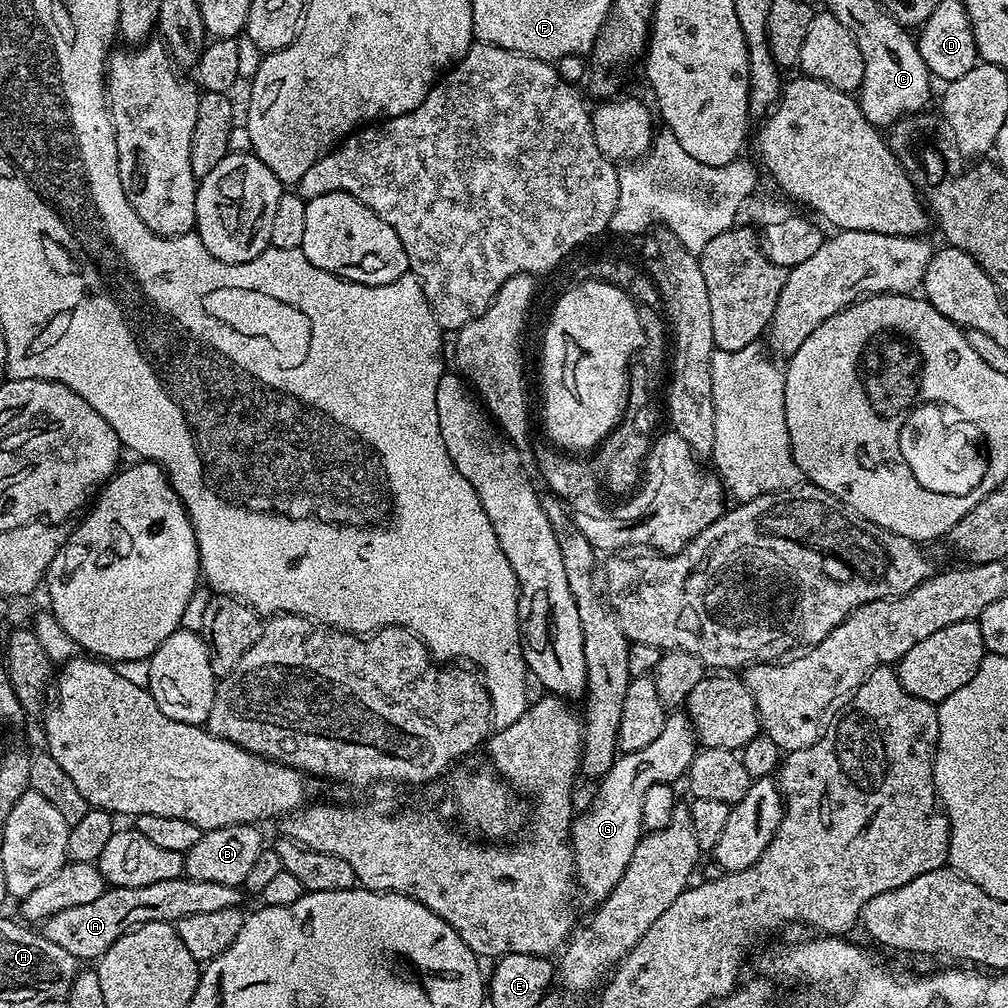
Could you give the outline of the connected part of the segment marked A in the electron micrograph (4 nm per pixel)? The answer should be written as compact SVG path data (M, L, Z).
M181 878L178 880L167 880L166 882L153 882L150 886L122 886L121 888L113 888L111 886L105 887L104 892L98 898L94 898L94 902L85 902L82 906L70 906L66 910L62 910L58 914L54 914L49 920L43 921L42 935L46 937L50 942L54 942L54 946L62 946L62 950L70 950L70 954L76 956L77 961L95 962L99 960L102 954L106 954L106 950L110 950L110 946L114 946L114 942L118 942L118 938L122 938L127 932L133 932L138 926L142 926L146 922L166 922L167 924L173 923L182 918L186 918L186 914L206 914L213 910L226 910L227 908L240 908L242 902L240 902L241 889L237 886L226 886L222 882L202 882L201 880L189 880L187 878Z

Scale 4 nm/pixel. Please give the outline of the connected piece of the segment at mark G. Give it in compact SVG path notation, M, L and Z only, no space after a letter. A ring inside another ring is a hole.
M676 710L669 715L668 721L662 726L662 734L650 742L650 746L642 746L642 750L634 750L617 755L616 761L612 764L612 769L599 781L600 793L596 796L596 801L573 819L570 829L570 843L574 853L574 880L580 888L594 902L601 902L610 895L627 864L634 854L635 847L638 846L644 823L642 822L642 798L646 798L646 790L650 786L659 784L675 785L676 779L683 777L688 771L690 762L696 757L698 751L698 741L692 727L692 721L688 719L683 711Z

